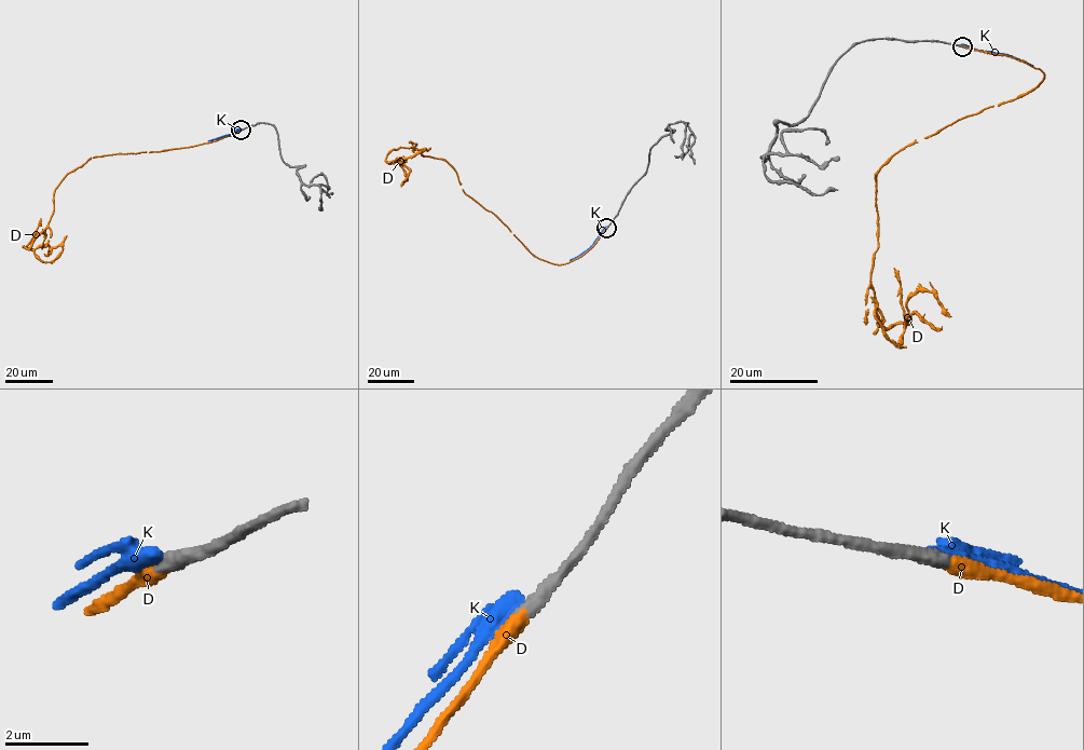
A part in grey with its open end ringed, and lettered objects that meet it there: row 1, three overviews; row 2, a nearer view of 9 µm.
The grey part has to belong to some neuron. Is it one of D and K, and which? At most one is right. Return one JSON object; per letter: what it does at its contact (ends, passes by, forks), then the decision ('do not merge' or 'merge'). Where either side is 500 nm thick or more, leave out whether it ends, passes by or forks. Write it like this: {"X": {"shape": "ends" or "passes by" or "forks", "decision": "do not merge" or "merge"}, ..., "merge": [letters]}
{"D": {"shape": "ends", "decision": "merge"}, "K": {"shape": "ends", "decision": "do not merge"}, "merge": ["D"]}

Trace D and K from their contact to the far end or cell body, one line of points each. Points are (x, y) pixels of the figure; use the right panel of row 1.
D: (961, 46), (1044, 76), (879, 171), (875, 303), (882, 325), (907, 325), (901, 345), (876, 315), (874, 335)
K: (961, 45), (1006, 54), (1032, 66)

